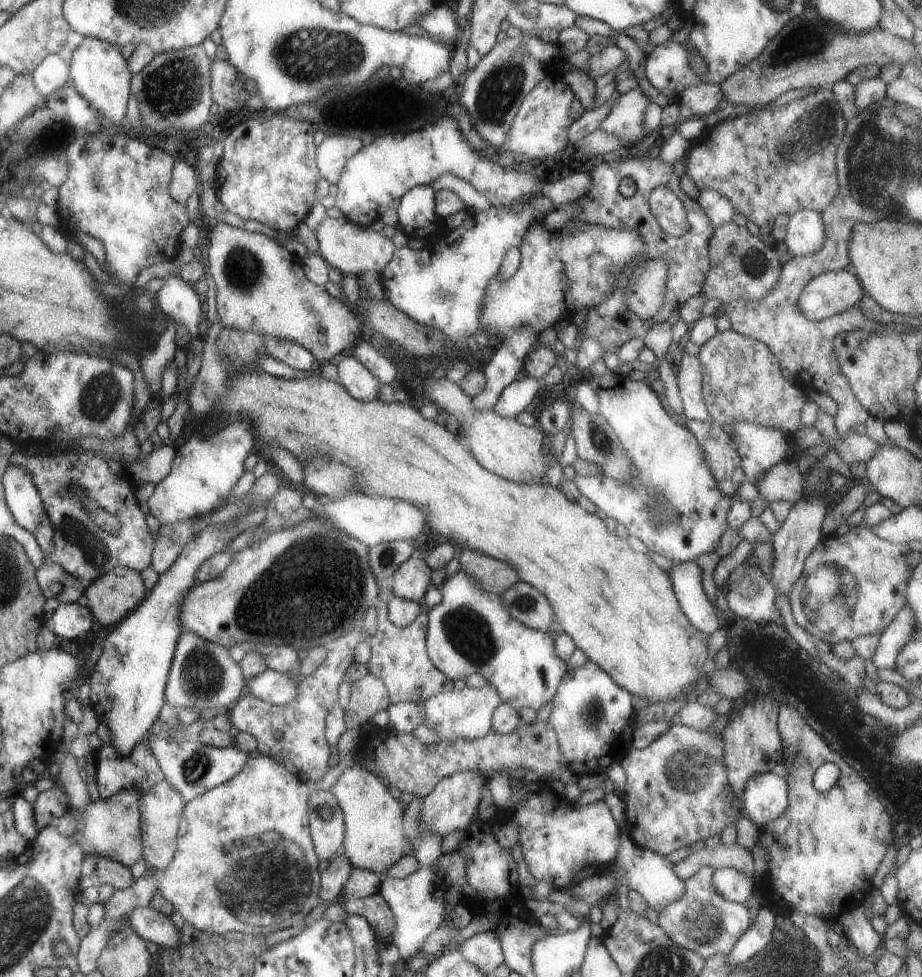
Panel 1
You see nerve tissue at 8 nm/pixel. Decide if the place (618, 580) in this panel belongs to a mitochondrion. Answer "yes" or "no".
no

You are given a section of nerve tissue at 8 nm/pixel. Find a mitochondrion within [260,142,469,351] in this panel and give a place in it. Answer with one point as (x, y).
(282, 151)

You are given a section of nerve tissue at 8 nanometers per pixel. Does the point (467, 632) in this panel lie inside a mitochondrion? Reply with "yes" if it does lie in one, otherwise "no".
yes

